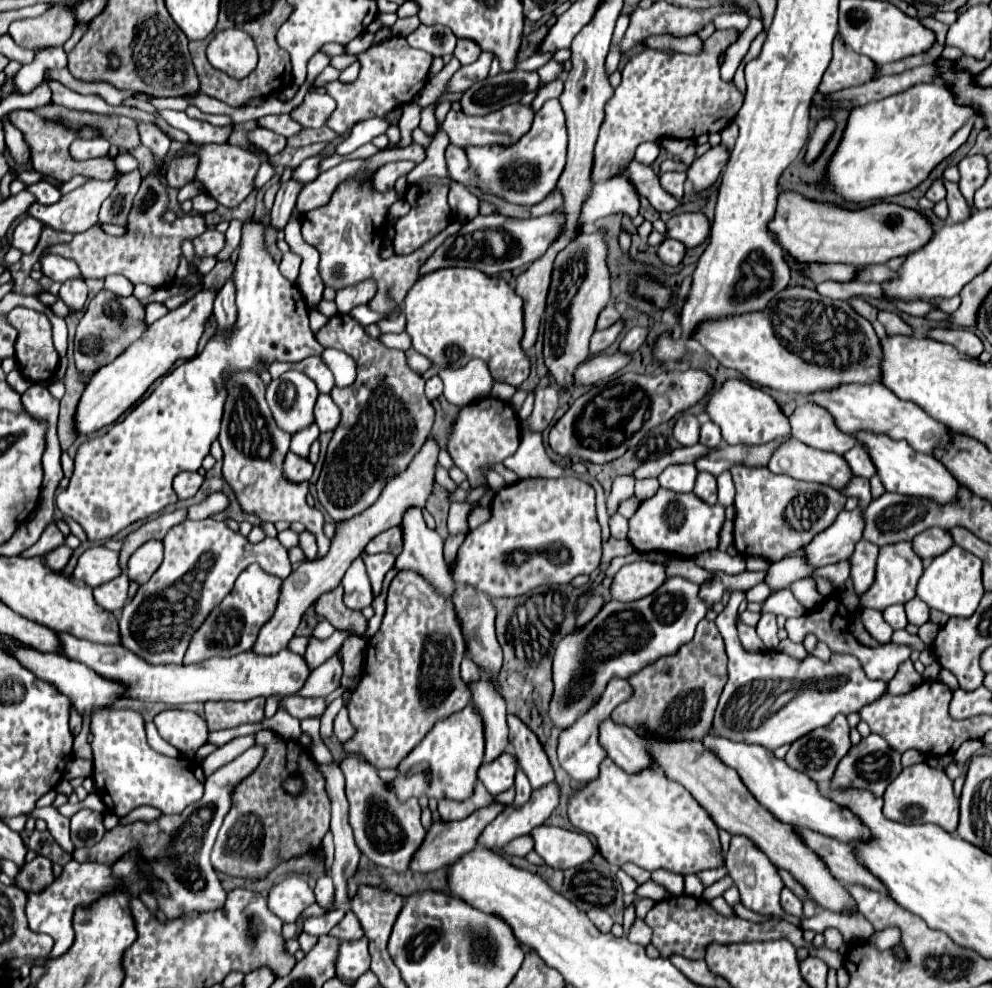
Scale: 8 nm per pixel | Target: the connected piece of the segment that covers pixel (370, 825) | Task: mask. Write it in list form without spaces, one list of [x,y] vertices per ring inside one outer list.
[[[348,756],[340,764],[340,768],[346,776],[346,796],[348,796],[348,802],[350,802],[350,826],[354,830],[356,846],[360,848],[360,852],[364,856],[370,858],[372,864],[376,864],[380,868],[390,868],[394,872],[406,872],[410,868],[412,856],[416,854],[422,840],[426,838],[426,830],[420,822],[418,800],[408,800],[408,804],[400,804],[396,800],[396,796],[392,796],[392,792],[388,792],[384,788],[384,780],[378,776],[378,772],[372,768],[372,764],[368,764],[366,760],[362,760],[358,756]]]

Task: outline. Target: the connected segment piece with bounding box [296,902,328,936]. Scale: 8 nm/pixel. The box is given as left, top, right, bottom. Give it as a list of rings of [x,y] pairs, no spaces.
[[[312,904],[312,906],[308,906],[300,916],[298,916],[298,920],[296,920],[296,926],[298,926],[298,934],[296,936],[300,936],[302,934],[302,926],[304,926],[304,920],[306,918],[310,918],[310,916],[324,916],[328,910],[326,908],[322,908],[320,904]]]

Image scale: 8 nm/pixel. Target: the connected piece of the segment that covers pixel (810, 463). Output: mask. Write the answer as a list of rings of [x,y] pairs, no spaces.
[[[788,436],[786,442],[776,450],[776,456],[772,456],[772,460],[768,462],[768,468],[774,474],[786,474],[794,480],[804,480],[804,482],[818,482],[818,484],[826,484],[832,486],[836,490],[842,490],[850,484],[850,480],[854,478],[848,462],[834,452],[822,452],[816,448],[810,448],[806,444],[800,444],[796,438]]]

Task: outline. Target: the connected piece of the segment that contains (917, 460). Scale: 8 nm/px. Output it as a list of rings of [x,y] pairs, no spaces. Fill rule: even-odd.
[[[858,432],[856,438],[858,438],[858,442],[862,442],[868,448],[868,454],[872,456],[872,462],[878,468],[878,476],[888,492],[928,498],[940,506],[946,506],[946,504],[952,504],[958,500],[958,492],[960,492],[962,484],[934,456],[924,456],[920,452],[914,452],[910,448],[910,444],[904,440],[892,440],[888,436],[880,436],[880,434],[872,434],[872,432],[870,434]]]

